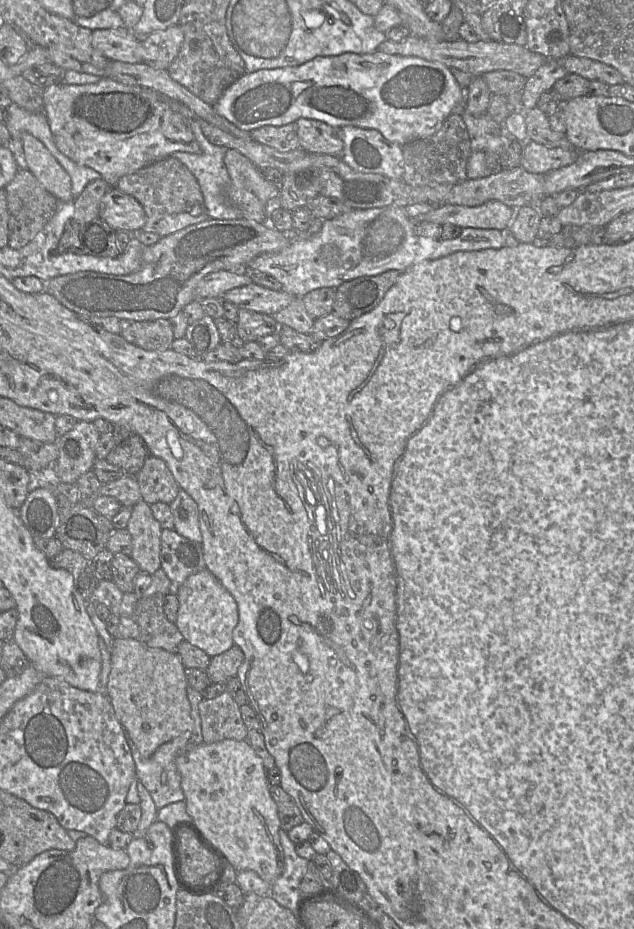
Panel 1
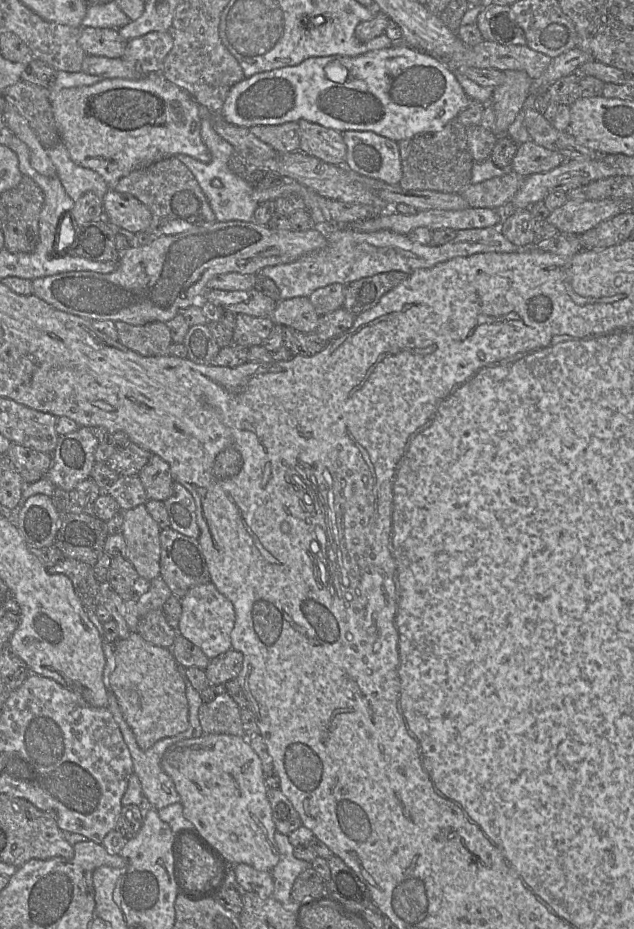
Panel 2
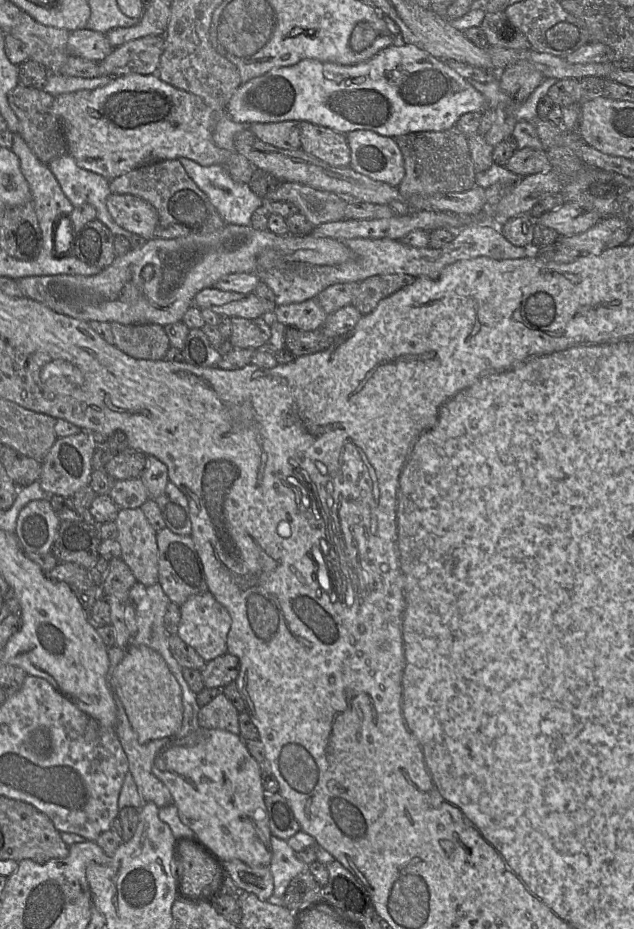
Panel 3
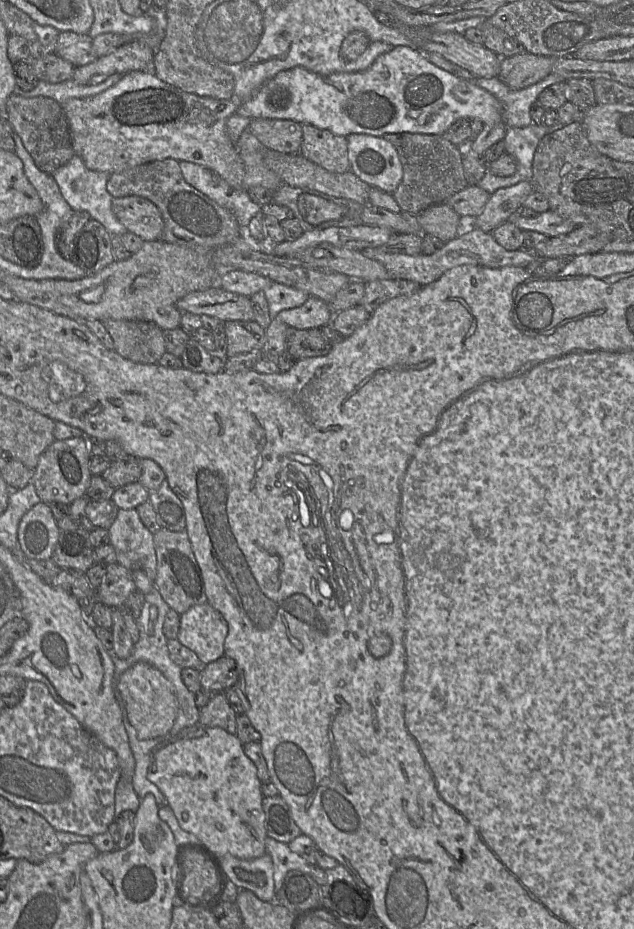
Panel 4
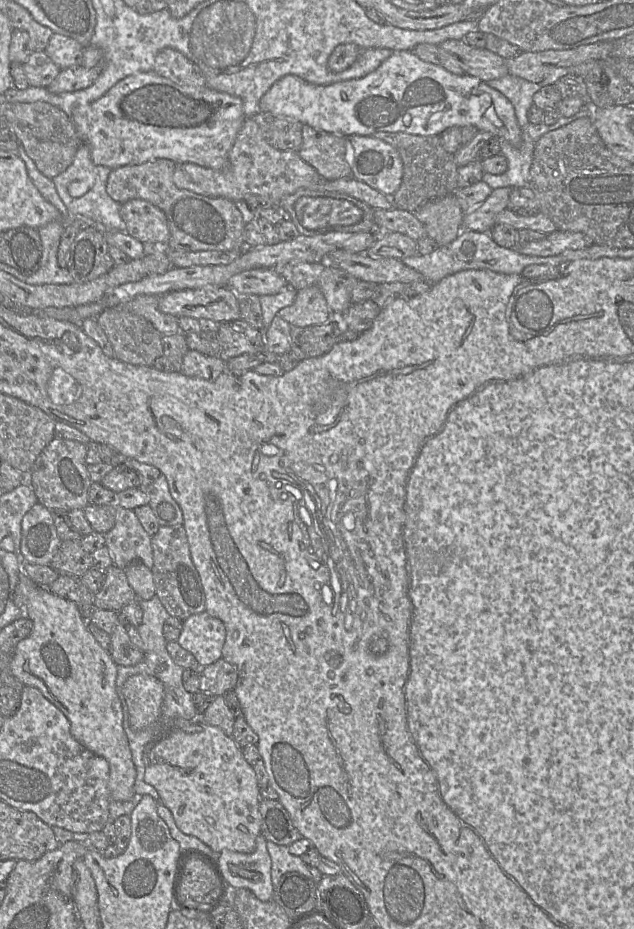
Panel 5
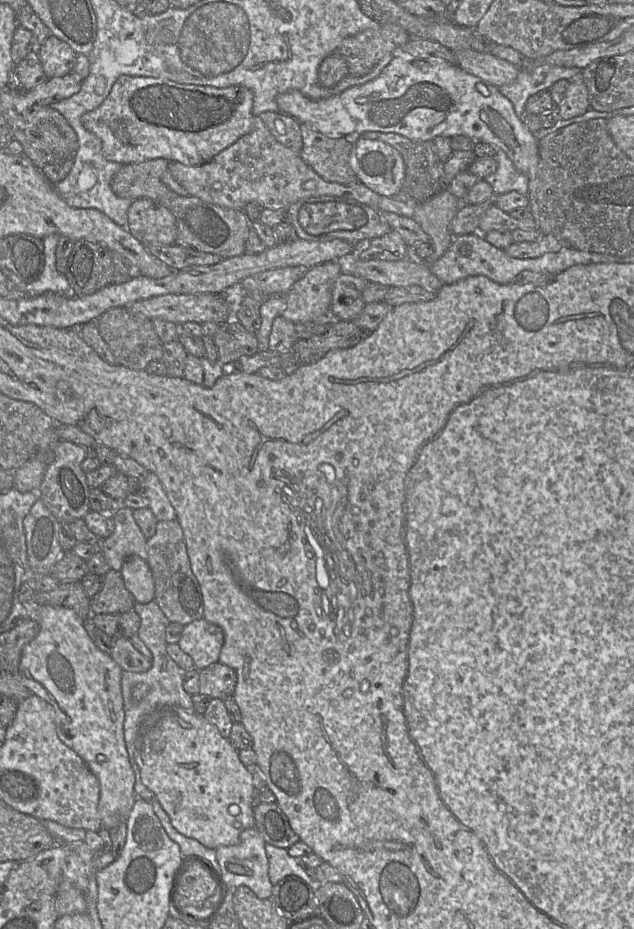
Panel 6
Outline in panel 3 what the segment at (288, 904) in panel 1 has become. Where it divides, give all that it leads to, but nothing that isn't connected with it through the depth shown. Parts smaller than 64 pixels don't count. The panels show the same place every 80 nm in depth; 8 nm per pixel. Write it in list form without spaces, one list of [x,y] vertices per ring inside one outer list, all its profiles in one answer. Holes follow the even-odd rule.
[[[271,836],[272,858],[269,865],[274,881],[274,890],[268,901],[279,903],[289,882],[298,874],[309,871],[309,864],[299,860],[286,840]]]

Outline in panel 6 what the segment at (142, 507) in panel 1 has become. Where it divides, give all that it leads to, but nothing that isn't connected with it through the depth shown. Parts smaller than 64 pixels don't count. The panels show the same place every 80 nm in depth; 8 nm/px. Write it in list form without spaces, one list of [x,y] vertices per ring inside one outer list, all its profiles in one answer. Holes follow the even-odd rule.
[[[117,504],[112,516],[114,532],[101,541],[101,551],[110,568],[120,571],[125,560],[132,555],[147,560],[147,539],[133,517],[133,510]]]

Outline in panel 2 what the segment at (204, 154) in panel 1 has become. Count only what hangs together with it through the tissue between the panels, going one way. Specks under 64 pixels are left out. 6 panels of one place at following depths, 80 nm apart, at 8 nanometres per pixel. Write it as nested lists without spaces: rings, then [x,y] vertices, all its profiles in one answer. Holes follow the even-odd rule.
[[[203,118],[201,121],[201,138],[211,153],[211,160],[208,163],[201,162],[185,154],[178,154],[175,157],[182,162],[195,177],[210,204],[216,221],[252,222],[254,211],[257,206],[259,206],[253,199],[253,191],[255,189],[247,180],[234,174],[229,169],[228,162],[231,156],[236,154],[235,149],[213,129],[212,123],[212,118]]]

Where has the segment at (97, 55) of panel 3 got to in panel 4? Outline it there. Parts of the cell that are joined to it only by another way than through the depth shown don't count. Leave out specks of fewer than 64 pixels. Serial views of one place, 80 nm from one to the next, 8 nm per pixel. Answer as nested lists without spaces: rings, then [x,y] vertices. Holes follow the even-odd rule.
[[[60,32],[54,54],[75,67],[89,64],[98,58],[93,49],[93,39],[88,34],[75,32]]]

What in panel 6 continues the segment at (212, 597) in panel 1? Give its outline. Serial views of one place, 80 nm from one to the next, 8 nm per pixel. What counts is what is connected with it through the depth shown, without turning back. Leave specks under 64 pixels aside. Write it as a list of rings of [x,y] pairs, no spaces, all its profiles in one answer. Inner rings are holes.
[[[201,618],[183,626],[177,644],[192,658],[195,668],[202,670],[219,661],[224,634],[219,626]]]

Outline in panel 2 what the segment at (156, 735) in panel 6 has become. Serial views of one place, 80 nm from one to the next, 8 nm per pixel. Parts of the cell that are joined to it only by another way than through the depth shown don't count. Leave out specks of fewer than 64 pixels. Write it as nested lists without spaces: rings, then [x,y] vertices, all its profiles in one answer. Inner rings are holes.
[[[203,734],[199,738],[191,738],[176,742],[167,748],[161,760],[164,772],[171,777],[175,788],[181,798],[183,805],[183,815],[193,824],[193,830],[206,841],[215,851],[217,851],[229,864],[247,864],[259,871],[269,871],[277,865],[280,859],[279,851],[275,843],[274,835],[276,827],[272,818],[272,809],[267,798],[267,785],[265,783],[265,773],[262,763],[257,753],[252,749],[246,736],[235,736],[229,734]]]

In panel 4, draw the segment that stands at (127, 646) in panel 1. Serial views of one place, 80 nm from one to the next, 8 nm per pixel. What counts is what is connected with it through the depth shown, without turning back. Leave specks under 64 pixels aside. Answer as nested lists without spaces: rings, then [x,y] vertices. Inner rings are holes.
[[[139,661],[121,674],[117,688],[125,703],[129,723],[139,740],[170,736],[177,717],[178,701],[172,683],[161,671],[147,662]]]

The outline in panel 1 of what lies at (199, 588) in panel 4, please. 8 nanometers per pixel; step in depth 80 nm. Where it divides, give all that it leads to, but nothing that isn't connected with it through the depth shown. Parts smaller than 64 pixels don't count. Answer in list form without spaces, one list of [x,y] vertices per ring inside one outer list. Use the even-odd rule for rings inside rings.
[[[174,529],[161,532],[161,569],[179,588],[185,580],[206,568],[202,544],[194,542]]]

